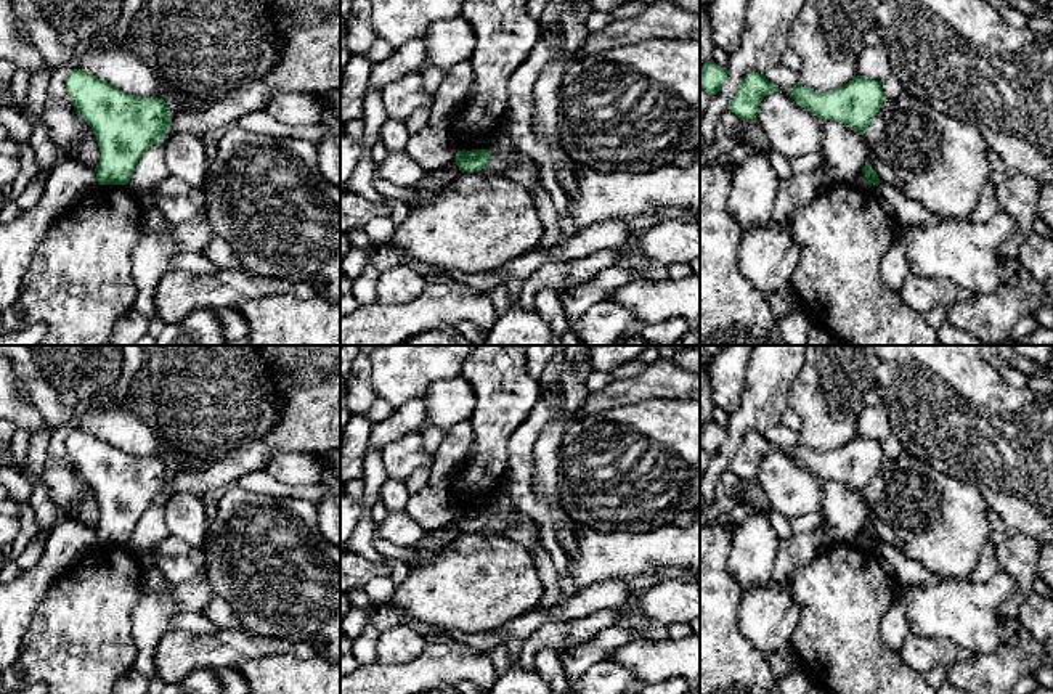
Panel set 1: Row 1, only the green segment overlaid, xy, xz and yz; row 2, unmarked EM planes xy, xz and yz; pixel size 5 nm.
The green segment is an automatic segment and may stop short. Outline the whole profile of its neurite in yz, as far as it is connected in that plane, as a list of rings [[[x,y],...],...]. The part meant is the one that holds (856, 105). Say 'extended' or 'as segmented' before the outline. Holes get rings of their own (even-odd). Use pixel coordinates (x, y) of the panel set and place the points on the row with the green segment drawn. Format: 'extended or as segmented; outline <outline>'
as segmented; outline [[[862,76],[823,93],[796,84],[787,95],[817,117],[843,122],[862,137],[884,100],[881,82]]]

